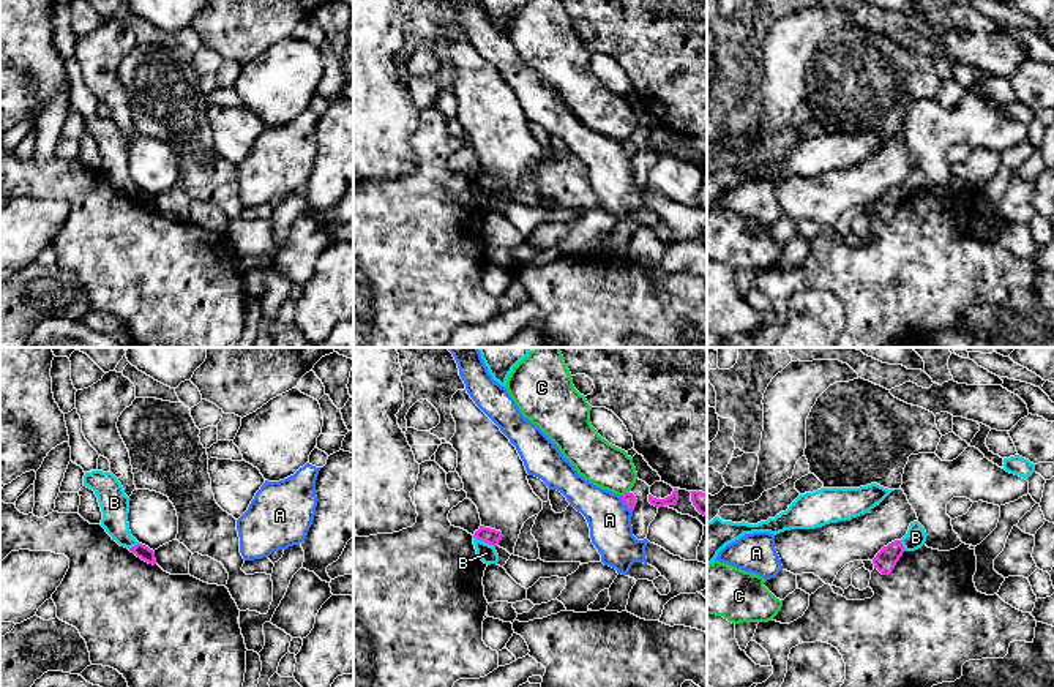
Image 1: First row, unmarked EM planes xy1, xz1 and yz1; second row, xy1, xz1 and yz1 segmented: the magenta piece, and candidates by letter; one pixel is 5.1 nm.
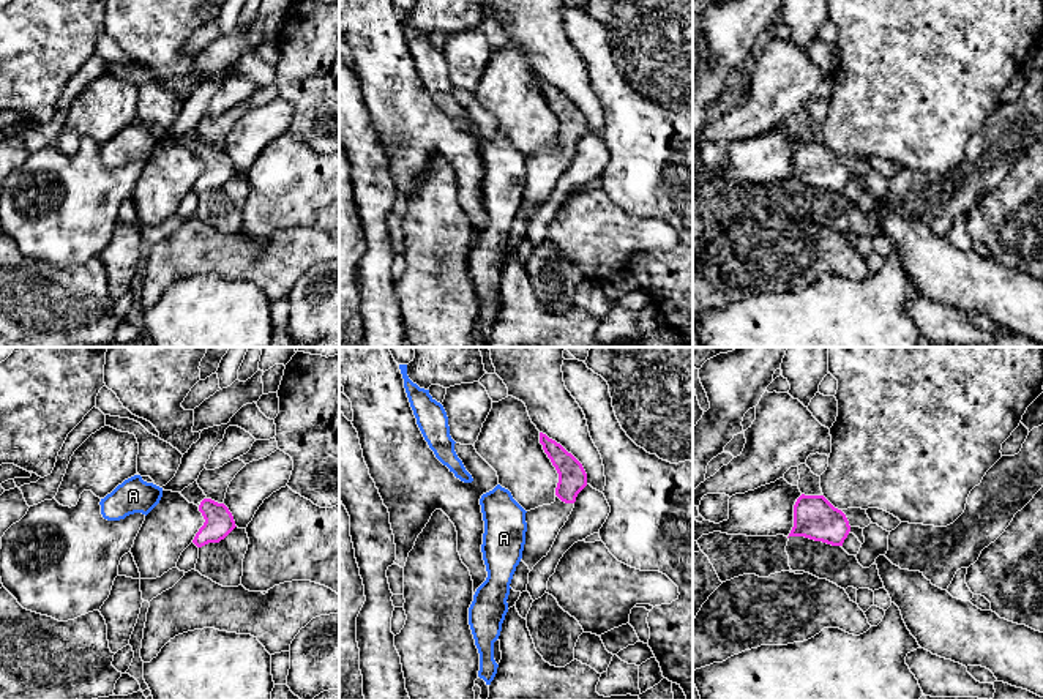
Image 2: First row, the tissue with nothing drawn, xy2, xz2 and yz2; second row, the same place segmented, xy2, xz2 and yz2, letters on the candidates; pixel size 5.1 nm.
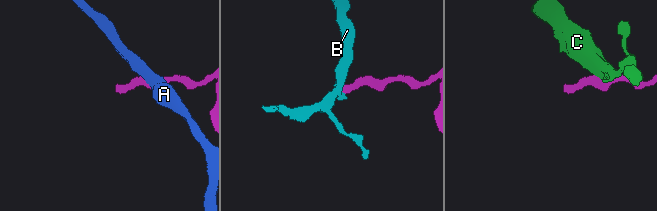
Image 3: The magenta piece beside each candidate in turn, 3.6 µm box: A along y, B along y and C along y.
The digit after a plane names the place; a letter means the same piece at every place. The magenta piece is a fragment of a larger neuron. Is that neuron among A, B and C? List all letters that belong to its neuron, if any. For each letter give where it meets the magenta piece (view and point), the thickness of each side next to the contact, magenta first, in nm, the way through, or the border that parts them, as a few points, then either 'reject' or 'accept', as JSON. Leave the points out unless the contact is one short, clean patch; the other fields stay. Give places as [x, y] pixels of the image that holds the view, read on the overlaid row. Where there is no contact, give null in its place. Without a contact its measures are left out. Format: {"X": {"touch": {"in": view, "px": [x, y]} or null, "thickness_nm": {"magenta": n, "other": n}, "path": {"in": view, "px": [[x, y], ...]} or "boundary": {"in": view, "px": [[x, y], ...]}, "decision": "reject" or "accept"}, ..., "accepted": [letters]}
{"A": {"touch": {"in": "xz1", "px": [625, 504]}, "thickness_nm": {"magenta": 70, "other": 220}, "boundary": {"in": "xz1", "px": [[620, 496], [631, 512]]}, "decision": "reject"}, "B": {"touch": {"in": "xz1", "px": [485, 542]}, "thickness_nm": {"magenta": 80, "other": 90}, "boundary": {"in": "xz1", "px": [[474, 536], [494, 547]]}, "decision": "reject"}, "C": {"touch": {"in": "xz1", "px": [625, 493]}, "thickness_nm": {"magenta": 70, "other": 220}, "boundary": {"in": "xz1", "px": [[628, 491], [622, 496]]}, "decision": "reject"}, "accepted": []}

